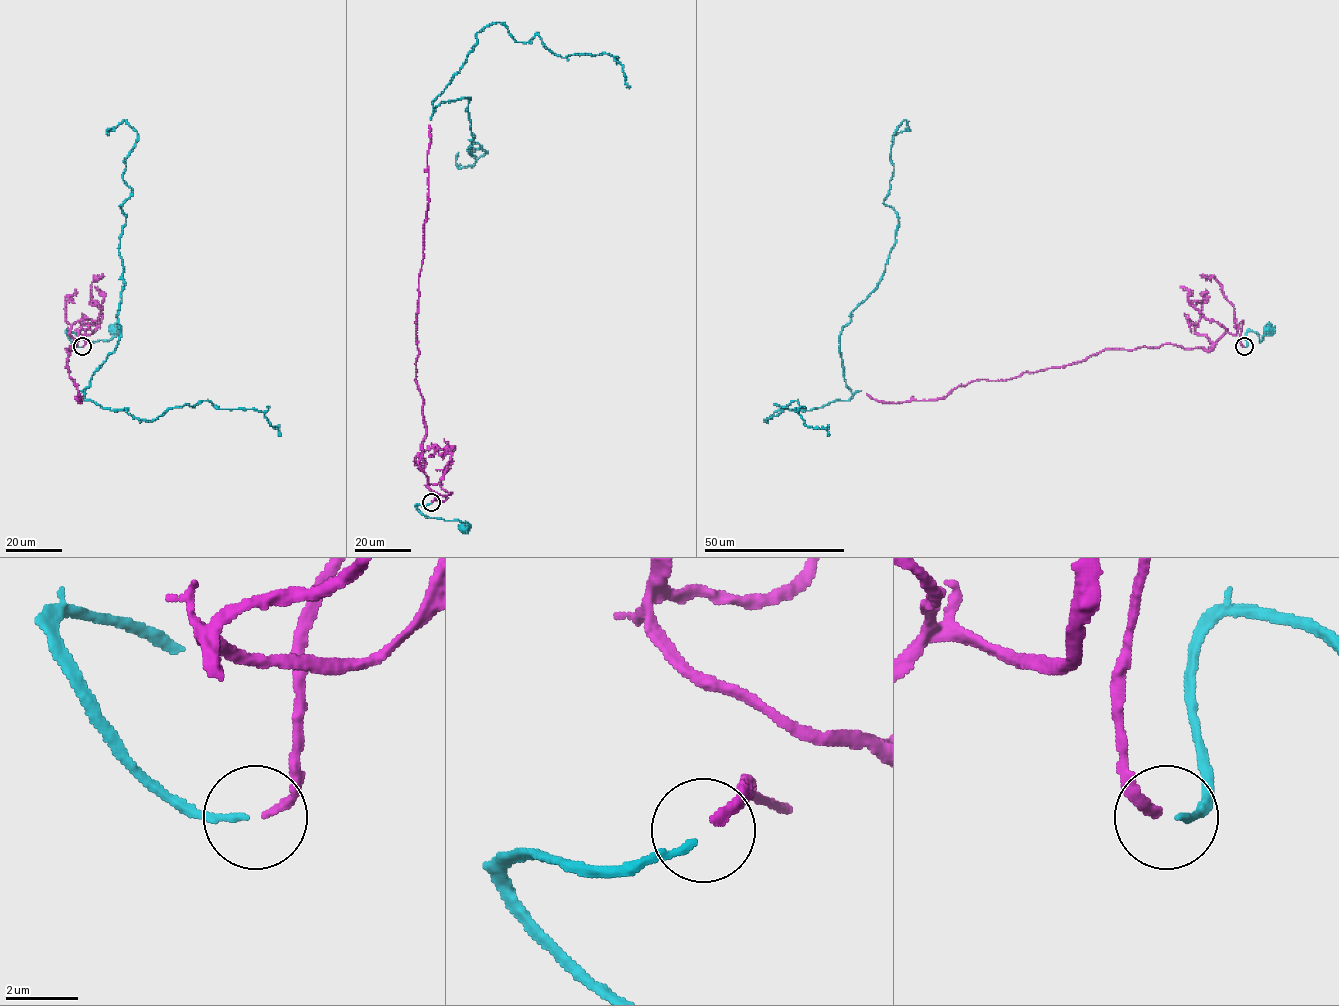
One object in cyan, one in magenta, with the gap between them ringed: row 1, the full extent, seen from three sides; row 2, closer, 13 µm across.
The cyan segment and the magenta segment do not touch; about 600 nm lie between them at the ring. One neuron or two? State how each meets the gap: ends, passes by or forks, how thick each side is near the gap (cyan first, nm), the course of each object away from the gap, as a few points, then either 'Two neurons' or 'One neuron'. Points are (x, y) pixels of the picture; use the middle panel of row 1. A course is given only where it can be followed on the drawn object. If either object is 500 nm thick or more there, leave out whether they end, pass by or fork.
At the ring cyan ends. At the ring magenta ends. Thickness 190 nm (cyan) against 220 nm. Course of cyan: (431, 503), (417, 504), (416, 507), (425, 516), (464, 522), (463, 527). Course of magenta: (432, 502), (446, 497), (427, 486), (419, 466), (426, 427), (416, 380), (416, 329), (429, 125). One neuron

